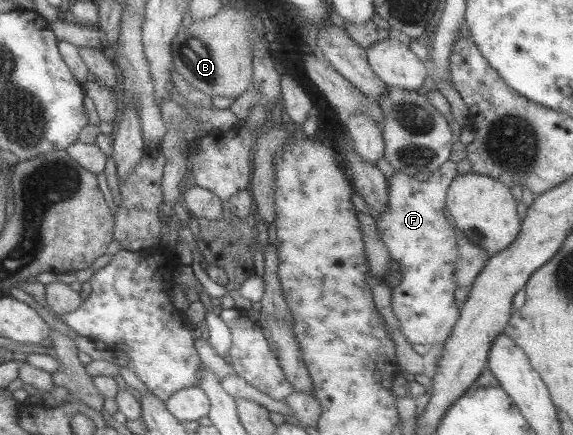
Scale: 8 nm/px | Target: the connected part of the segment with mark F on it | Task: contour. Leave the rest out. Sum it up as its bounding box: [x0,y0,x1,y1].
[376,159,460,347]

